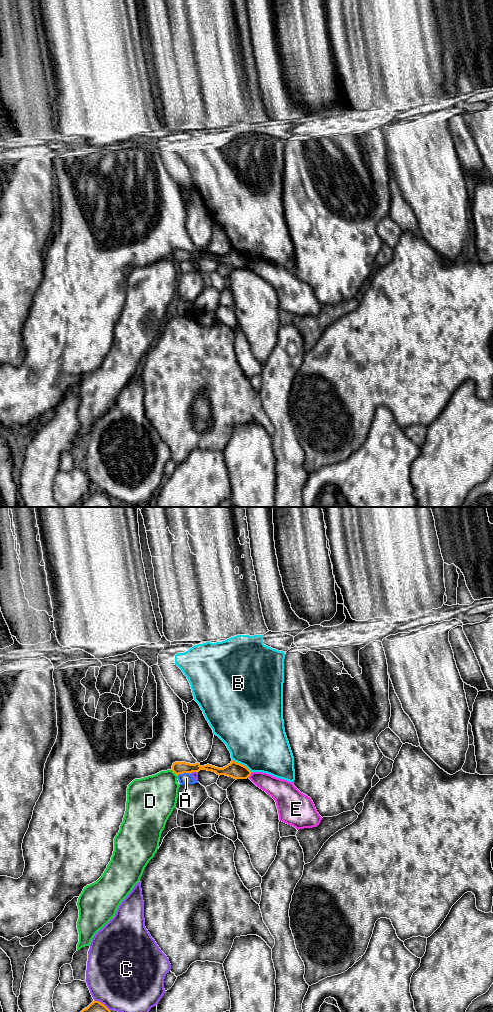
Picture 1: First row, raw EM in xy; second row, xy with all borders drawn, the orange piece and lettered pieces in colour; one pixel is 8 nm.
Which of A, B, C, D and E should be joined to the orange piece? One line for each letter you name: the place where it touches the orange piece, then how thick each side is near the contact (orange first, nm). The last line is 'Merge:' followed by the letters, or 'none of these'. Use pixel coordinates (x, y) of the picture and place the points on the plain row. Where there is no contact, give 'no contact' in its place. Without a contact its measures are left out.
Merge: none of these

